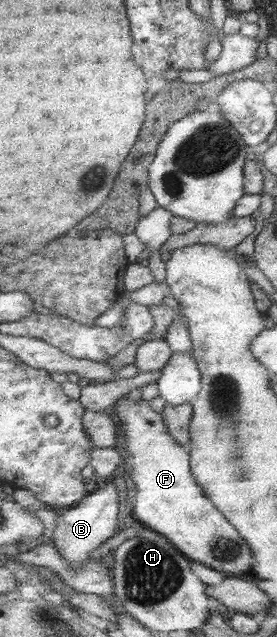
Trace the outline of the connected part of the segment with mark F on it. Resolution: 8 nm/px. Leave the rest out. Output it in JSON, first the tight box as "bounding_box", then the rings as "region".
{"bounding_box":[111,395,255,576],"region":[[[126,395],[120,397],[111,412],[118,421],[119,432],[124,430],[124,447],[127,450],[126,477],[136,488],[137,495],[133,503],[133,515],[144,527],[158,532],[173,544],[190,560],[198,561],[204,566],[224,572],[228,576],[238,573],[254,574],[252,562],[255,559],[248,540],[240,534],[234,524],[215,506],[200,484],[196,481],[191,467],[191,445],[180,445],[178,439],[170,435],[162,413],[154,411],[148,400],[128,400]]]}

